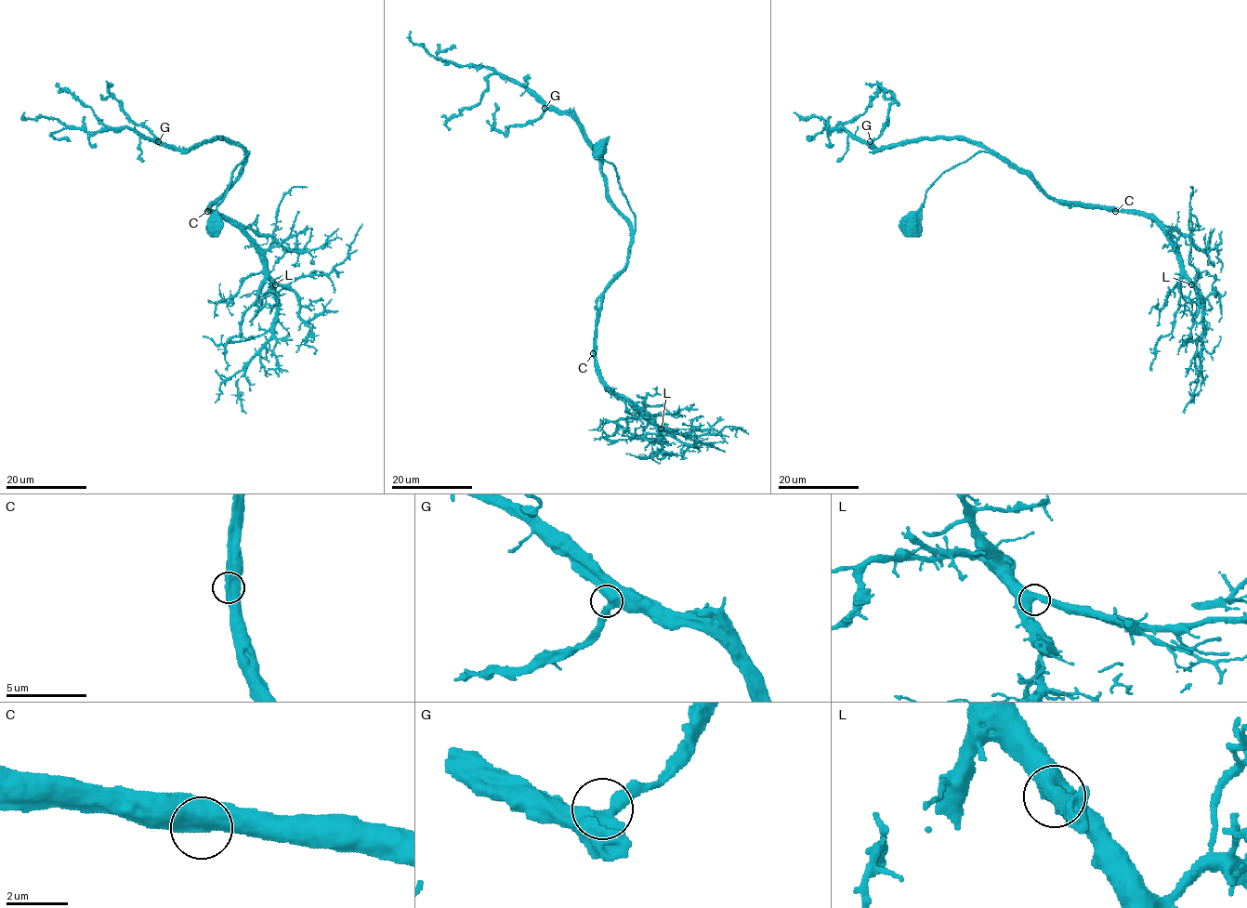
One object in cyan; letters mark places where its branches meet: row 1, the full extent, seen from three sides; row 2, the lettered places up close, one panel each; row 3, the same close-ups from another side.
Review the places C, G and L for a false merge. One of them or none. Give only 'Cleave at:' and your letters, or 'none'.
Cleave at: none

